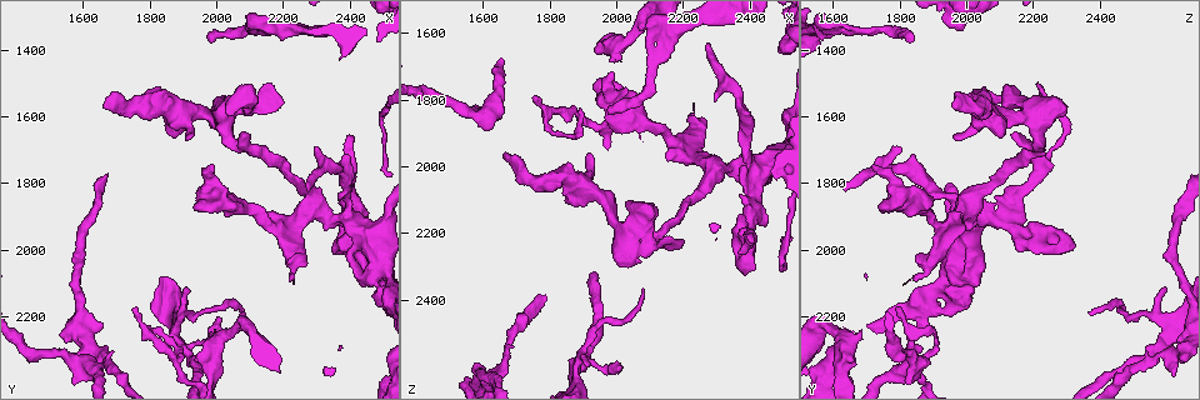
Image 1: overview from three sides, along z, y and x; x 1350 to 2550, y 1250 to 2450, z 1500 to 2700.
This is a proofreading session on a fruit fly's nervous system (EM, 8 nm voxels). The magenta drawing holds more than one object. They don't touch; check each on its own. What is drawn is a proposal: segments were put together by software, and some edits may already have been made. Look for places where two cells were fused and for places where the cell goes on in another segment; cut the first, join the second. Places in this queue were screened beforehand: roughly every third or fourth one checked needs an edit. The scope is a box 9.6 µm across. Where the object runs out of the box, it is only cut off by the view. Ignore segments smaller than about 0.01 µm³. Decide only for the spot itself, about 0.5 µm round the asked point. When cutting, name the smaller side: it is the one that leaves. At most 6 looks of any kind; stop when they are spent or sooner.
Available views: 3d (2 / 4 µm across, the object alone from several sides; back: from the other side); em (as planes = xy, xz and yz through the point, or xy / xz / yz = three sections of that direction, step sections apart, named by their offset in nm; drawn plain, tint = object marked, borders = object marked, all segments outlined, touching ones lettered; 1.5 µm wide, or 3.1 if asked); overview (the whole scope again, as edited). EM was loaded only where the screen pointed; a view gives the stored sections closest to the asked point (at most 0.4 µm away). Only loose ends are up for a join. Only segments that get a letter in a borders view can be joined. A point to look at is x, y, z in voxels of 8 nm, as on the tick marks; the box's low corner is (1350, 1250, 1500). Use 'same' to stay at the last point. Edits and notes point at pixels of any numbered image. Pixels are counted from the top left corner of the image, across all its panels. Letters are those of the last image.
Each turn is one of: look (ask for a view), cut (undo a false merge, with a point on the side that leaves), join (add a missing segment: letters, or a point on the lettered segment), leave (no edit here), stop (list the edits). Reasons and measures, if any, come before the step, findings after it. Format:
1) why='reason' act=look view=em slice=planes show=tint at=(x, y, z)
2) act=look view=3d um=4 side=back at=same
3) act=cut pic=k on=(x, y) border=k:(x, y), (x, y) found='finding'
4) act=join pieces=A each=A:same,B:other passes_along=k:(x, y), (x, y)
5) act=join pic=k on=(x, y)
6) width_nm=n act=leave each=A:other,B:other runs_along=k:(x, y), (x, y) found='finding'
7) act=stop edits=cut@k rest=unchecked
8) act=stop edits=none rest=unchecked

act=look view=em slice=planes show=borders at=(2490, 1620, 2290)

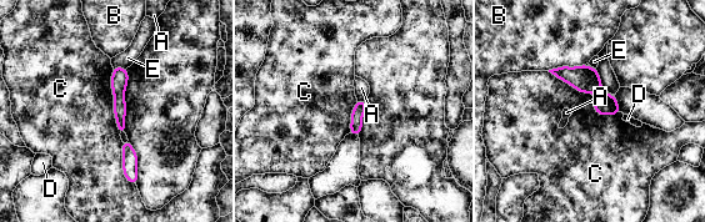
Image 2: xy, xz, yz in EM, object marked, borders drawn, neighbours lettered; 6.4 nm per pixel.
act=leave each=A:other,B:other,C:other,D:other,E:other runs_along=2:(555, 71), (583, 77), (615, 110) found='one cell here'

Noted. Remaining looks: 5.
why='closes a loop' act=look view=3d um=2 at=(1850, 2260, 1910)

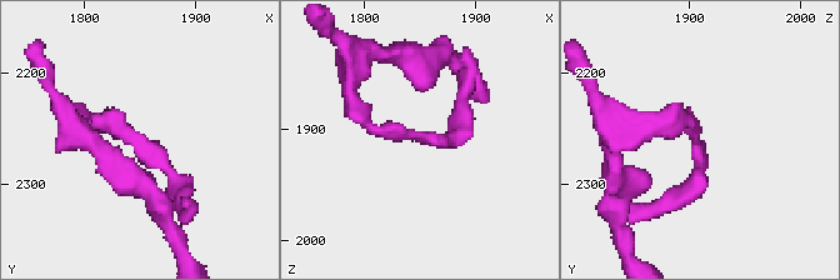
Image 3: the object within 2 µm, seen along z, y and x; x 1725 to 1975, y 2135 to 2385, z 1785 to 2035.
why='now the EM' act=look view=em slice=xy step=4 show=tint at=(1858, 2264, 1910)

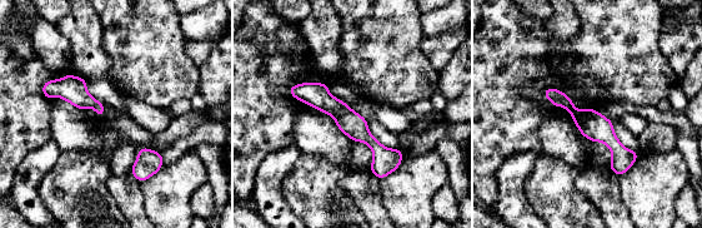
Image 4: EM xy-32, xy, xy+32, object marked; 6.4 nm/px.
why='another direction' act=look view=em slice=planes show=borders at=same

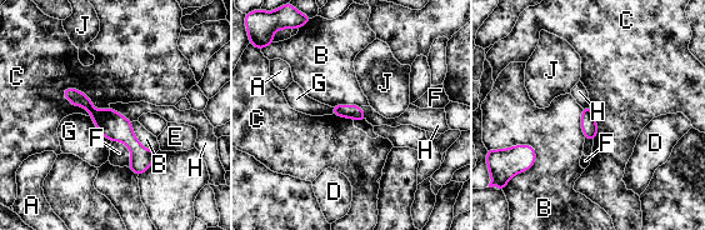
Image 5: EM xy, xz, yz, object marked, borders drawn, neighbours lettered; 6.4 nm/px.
act=leave each=A:other,B:other,C:other,D:other,E:other,F:other,G:other,H:other,J:other border=5:(61, 90), (109, 106) found='one cell here'

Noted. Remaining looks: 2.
why='an open end' act=look view=3d um=4 at=(1610, 2390, 2620)

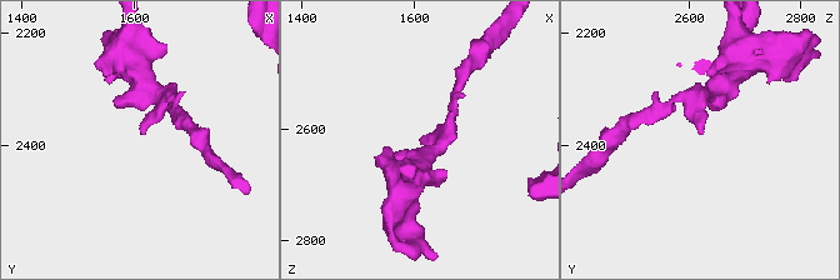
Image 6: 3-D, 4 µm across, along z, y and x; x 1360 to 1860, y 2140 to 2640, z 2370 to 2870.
act=look view=em slice=planes show=borders at=(1615, 2380, 2625)

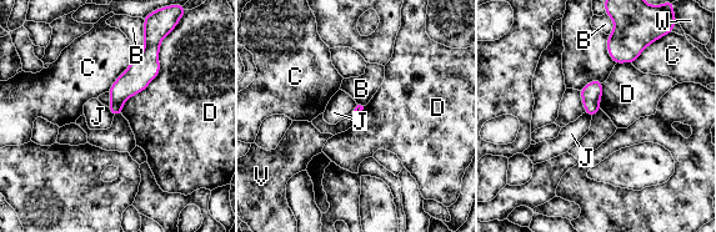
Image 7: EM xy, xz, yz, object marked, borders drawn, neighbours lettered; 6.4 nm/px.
act=leave each=B:other,C:other,D:other,J:other,V:other,W:other runs_along=7:(155, 51), (120, 92), (115, 111) found='no lettered segment goes on from it'

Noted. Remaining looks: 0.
act=stop edits=none rest=unchecked

